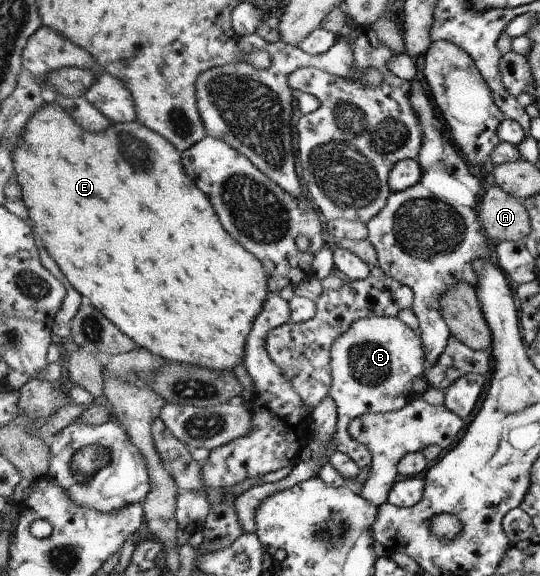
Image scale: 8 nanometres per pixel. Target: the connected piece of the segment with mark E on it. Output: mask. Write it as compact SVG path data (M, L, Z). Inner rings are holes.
M48 101L47 105L37 112L30 120L25 130L25 136L17 144L16 164L19 183L23 187L22 200L28 205L35 234L46 245L50 256L60 264L68 280L74 284L86 299L96 308L101 309L105 316L110 317L130 338L134 338L140 347L148 348L154 354L160 354L171 362L194 364L194 366L214 371L234 370L238 364L245 360L245 346L248 342L249 332L257 316L264 310L266 299L269 298L269 275L265 265L258 260L254 253L243 246L239 241L226 232L216 209L209 196L197 187L196 181L190 176L183 162L181 151L162 133L148 128L140 120L129 123L113 123L108 132L86 132L74 120L74 116L56 102ZM148 190L154 200L148 200Z

